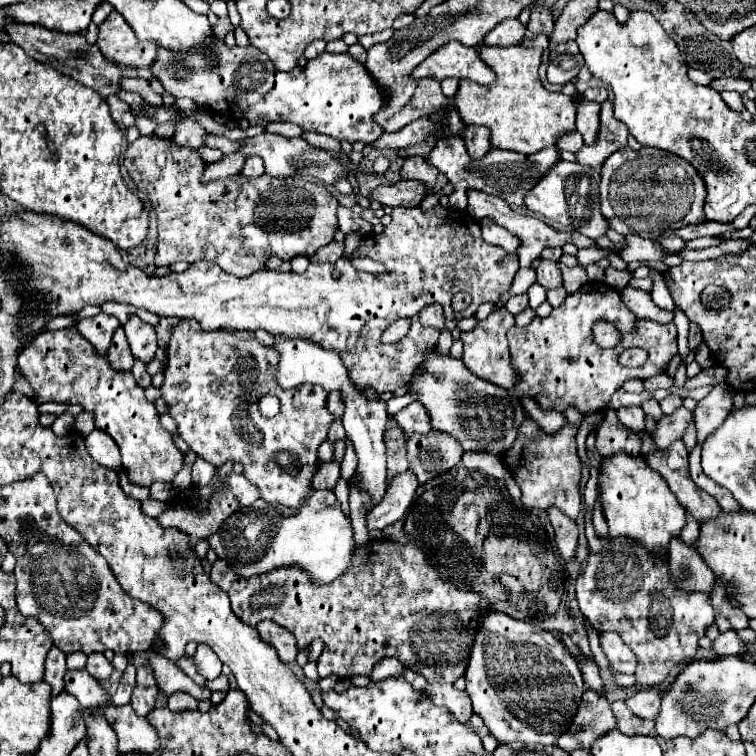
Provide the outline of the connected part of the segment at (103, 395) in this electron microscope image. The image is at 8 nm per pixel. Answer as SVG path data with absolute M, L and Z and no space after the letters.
M75 327L37 335L19 353L17 369L31 383L35 403L79 403L83 411L93 413L95 427L111 435L119 445L123 469L133 483L143 487L153 481L169 483L183 467L183 453L173 445L169 431L161 427L155 405L145 399L131 371L115 371L107 361L107 353L99 355Z

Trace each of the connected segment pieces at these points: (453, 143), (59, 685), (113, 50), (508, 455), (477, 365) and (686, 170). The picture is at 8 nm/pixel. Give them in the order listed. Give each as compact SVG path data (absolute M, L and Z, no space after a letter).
M443 137L435 143L425 159L429 165L439 169L459 193L463 193L465 189L479 189L483 193L501 197L511 207L523 207L523 195L533 187L533 183L537 183L537 179L541 179L541 175L545 175L545 171L549 171L549 167L553 167L553 163L559 161L559 149L555 145L545 147L545 151L539 151L537 155L491 149L481 161L475 161L465 151L461 137Z
M51 647L47 661L45 661L45 677L43 681L47 681L51 685L51 695L59 695L63 691L63 675L65 675L65 653L57 651L57 647Z
M113 11L99 25L97 45L107 59L129 67L149 67L157 53L157 43L139 41L125 19L117 15L117 11Z
M525 419L519 427L519 435L503 455L503 467L513 475L521 489L521 503L525 507L547 509L551 505L559 507L567 517L575 519L579 515L579 481L581 481L581 459L575 447L577 429L573 425L563 425L559 433L543 433L533 419Z
M503 307L499 311L493 311L485 321L479 321L473 331L461 333L461 341L465 345L463 363L467 363L469 371L473 371L477 377L491 381L503 389L511 389L513 383L517 383L517 375L513 371L511 359L509 359L509 345L507 345L507 331L515 325L515 317Z
M623 147L613 153L601 165L599 201L611 229L649 241L655 241L665 231L705 221L705 185L695 167L673 153L653 147L641 147L639 151Z

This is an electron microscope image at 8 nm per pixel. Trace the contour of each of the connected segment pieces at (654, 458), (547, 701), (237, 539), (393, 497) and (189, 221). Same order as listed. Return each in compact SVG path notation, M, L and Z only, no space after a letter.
M681 439L665 451L649 451L643 457L647 465L665 479L679 503L687 507L687 511L699 523L703 523L705 519L713 519L713 515L721 513L719 503L691 481L687 469L687 449Z
M481 611L473 649L465 669L465 683L465 691L473 703L473 713L485 721L491 735L501 743L519 741L525 747L543 745L543 737L555 739L563 735L569 729L573 713L577 713L577 703L585 691L579 665L561 639L549 631L543 631L537 623L517 621L499 611Z
M331 489L313 491L305 507L295 513L259 501L231 515L217 533L209 537L209 547L241 577L263 575L277 567L299 567L311 577L313 585L331 583L349 569L355 553L351 519L335 505L337 499Z
M411 471L397 473L389 483L387 497L367 515L367 529L369 531L383 529L395 523L397 519L401 519L407 507L411 505L417 487L419 487L419 481Z
M155 135L139 137L125 151L125 169L129 177L135 181L139 191L143 191L155 213L159 225L157 237L157 257L155 265L171 265L177 261L195 263L195 261L213 261L225 273L235 277L247 277L265 267L267 257L279 257L283 261L291 261L295 255L311 257L315 251L333 241L333 233L337 229L337 199L325 185L309 183L303 179L269 179L269 175L261 177L245 177L233 175L229 181L209 181L203 183L201 175L205 163L199 159L197 151L185 149L173 139L159 139Z

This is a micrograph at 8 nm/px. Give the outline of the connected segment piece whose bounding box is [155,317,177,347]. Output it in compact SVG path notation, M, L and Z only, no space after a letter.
M159 319L159 323L155 325L155 333L159 339L159 347L165 347L165 343L169 341L169 331L173 331L173 323L177 323L177 319Z

